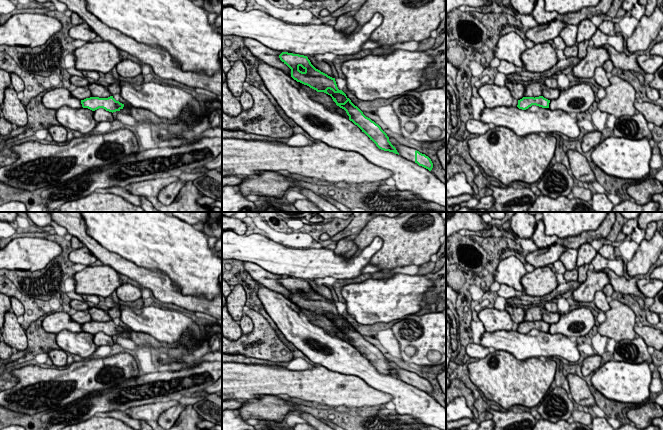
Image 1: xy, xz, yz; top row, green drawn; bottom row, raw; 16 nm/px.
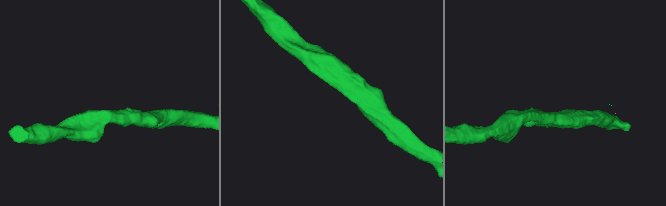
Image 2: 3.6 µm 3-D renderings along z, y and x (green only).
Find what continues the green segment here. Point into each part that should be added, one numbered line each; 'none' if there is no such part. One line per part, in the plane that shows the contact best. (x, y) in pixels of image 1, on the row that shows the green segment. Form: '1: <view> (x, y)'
1: xz (321, 97)

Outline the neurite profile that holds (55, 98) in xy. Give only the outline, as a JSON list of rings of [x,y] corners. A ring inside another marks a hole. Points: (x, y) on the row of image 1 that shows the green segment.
[[[56,87],[45,92],[42,104],[47,109],[58,110],[63,106],[79,109],[82,108],[81,100],[71,95],[67,88]]]

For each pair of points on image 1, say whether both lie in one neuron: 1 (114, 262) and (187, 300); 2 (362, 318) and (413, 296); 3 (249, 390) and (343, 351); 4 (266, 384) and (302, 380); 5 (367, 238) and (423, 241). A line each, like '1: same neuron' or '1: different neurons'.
1: same neuron
2: same neuron
3: different neurons
4: same neuron
5: same neuron

